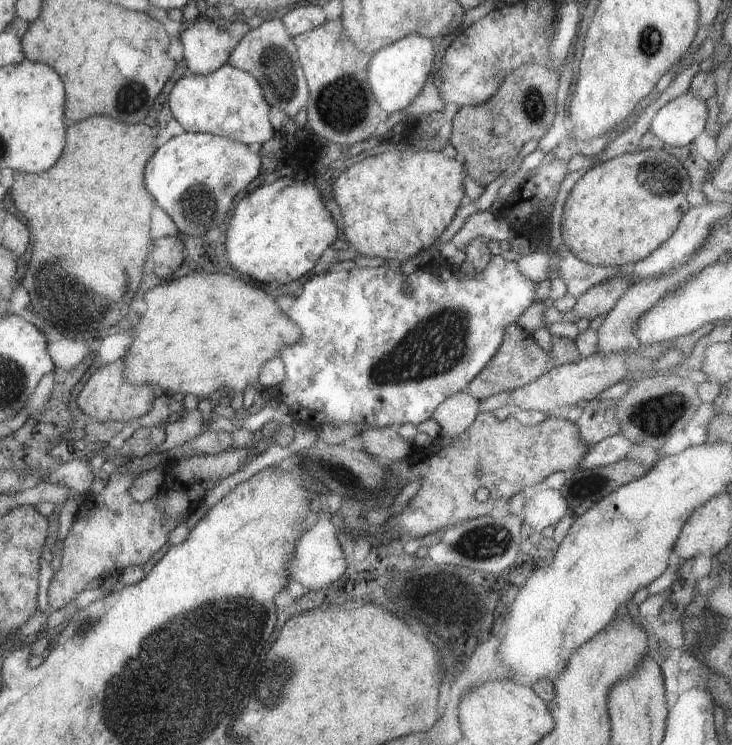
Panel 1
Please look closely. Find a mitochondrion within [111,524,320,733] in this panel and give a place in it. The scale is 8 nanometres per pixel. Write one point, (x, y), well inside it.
(270, 697)

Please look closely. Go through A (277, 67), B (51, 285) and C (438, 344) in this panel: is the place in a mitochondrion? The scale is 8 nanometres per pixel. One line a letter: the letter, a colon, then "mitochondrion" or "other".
A: mitochondrion
B: mitochondrion
C: mitochondrion

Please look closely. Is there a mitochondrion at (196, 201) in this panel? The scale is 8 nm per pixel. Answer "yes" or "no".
yes

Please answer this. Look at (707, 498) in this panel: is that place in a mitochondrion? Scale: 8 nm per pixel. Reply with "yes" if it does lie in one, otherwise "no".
no

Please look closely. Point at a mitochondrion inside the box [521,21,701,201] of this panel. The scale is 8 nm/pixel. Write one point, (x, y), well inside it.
(651, 41)

